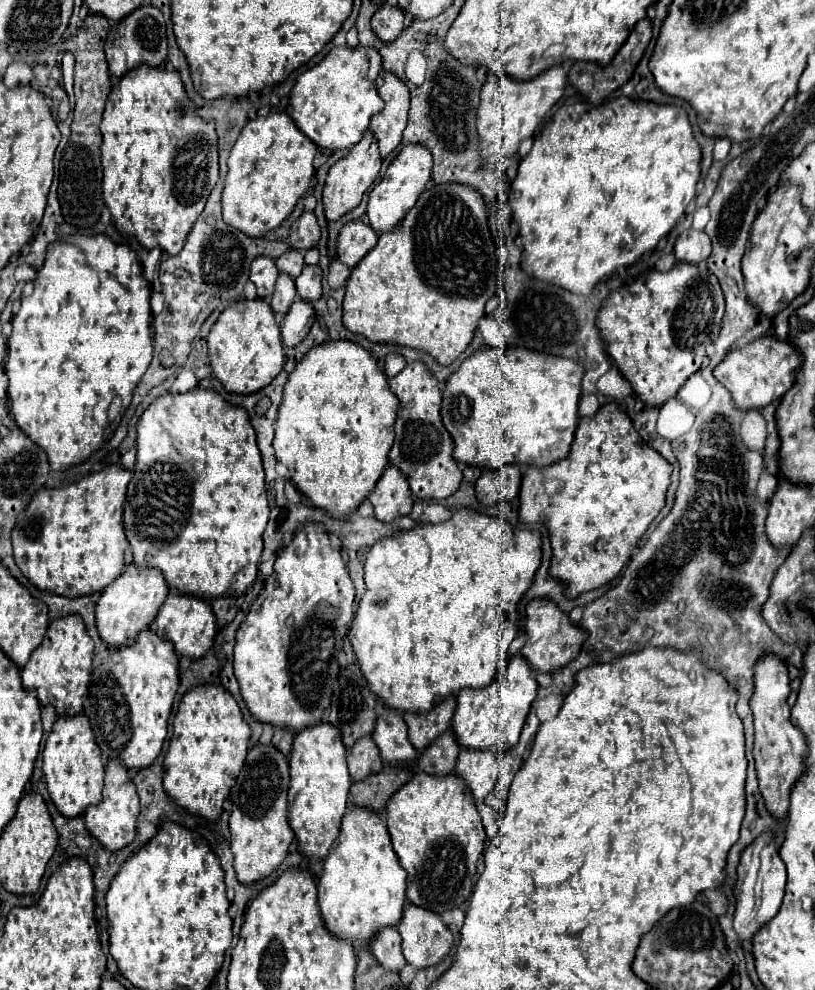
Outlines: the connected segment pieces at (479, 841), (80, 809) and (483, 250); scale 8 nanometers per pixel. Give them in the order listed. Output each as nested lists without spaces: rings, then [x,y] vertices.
[[[414,773],[386,803],[386,825],[400,865],[408,873],[406,897],[410,903],[442,913],[468,901],[486,833],[472,791],[462,777],[456,773],[442,777]]]
[[[84,713],[72,717],[62,715],[56,719],[46,739],[42,759],[44,759],[42,769],[48,783],[48,793],[62,815],[74,817],[84,813],[88,805],[100,803],[104,781],[102,751],[98,751],[98,745],[94,743],[94,731]]]
[[[462,183],[430,185],[402,223],[380,233],[376,247],[352,269],[344,295],[344,327],[370,341],[422,349],[440,365],[450,365],[470,345],[486,301],[496,293],[496,243],[486,213],[486,199],[474,187]]]

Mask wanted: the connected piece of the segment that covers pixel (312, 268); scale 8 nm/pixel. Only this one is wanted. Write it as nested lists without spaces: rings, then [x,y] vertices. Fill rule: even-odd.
[[[304,265],[302,273],[296,277],[296,289],[302,299],[316,301],[322,297],[322,269],[320,265]]]

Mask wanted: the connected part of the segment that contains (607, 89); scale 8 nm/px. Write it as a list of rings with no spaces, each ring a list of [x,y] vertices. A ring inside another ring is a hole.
[[[644,17],[642,21],[636,23],[634,31],[626,39],[626,43],[620,47],[620,51],[616,53],[616,57],[612,59],[612,63],[598,65],[598,63],[592,63],[592,61],[576,61],[570,67],[570,71],[568,71],[570,85],[576,87],[590,103],[602,103],[614,89],[622,87],[630,79],[630,75],[634,73],[634,67],[638,65],[638,61],[642,59],[648,43],[650,43],[650,39],[652,39],[652,21],[648,17]]]

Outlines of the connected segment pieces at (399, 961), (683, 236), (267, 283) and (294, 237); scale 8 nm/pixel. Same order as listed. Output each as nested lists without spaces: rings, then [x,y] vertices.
[[[394,925],[380,929],[374,935],[374,939],[370,939],[368,947],[376,955],[376,959],[382,963],[382,967],[390,971],[400,971],[406,965],[402,947],[400,947],[400,933]]]
[[[686,229],[684,233],[680,233],[678,241],[676,241],[676,259],[678,261],[688,261],[688,263],[702,263],[710,257],[712,253],[712,245],[710,245],[710,237],[704,231],[694,231],[694,229]]]
[[[260,255],[258,259],[254,259],[252,269],[250,269],[250,279],[256,285],[260,299],[270,299],[278,275],[280,275],[280,271],[278,271],[274,259],[268,259],[266,255]]]
[[[304,211],[298,221],[292,223],[290,241],[292,247],[298,247],[300,251],[306,251],[320,241],[320,225],[314,211]]]

